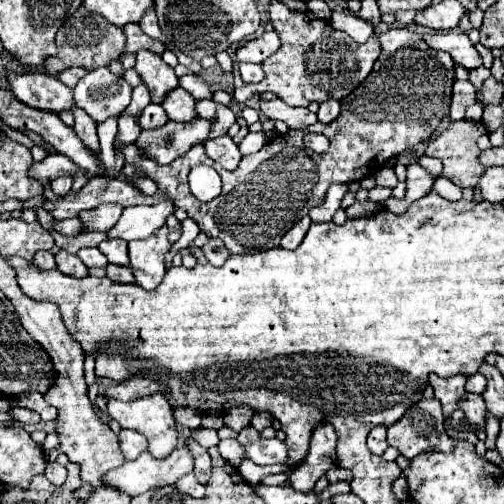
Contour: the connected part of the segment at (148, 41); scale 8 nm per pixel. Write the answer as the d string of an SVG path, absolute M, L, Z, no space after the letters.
M127 24L127 26L123 26L123 32L125 32L125 36L127 36L127 44L125 44L123 56L135 54L139 48L149 48L149 50L159 52L159 54L163 54L163 50L165 50L163 42L153 40L153 38L149 38L147 34L143 34L141 28L139 28L139 24Z

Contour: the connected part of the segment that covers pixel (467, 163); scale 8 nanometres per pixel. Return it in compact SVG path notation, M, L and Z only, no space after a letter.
M451 122L449 128L429 142L427 156L443 162L441 176L461 188L473 188L481 178L485 166L479 164L477 138L485 134L483 124L473 122Z

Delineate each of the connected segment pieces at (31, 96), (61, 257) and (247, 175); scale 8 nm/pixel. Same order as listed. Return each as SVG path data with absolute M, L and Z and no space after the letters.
M7 70L11 92L23 104L49 112L69 110L73 102L73 90L67 88L57 76L43 72L21 72L13 74Z
M61 250L57 256L57 270L67 274L67 276L73 276L73 278L85 278L87 276L87 266L79 260L79 256L73 256L65 250Z
M389 28L379 32L377 40L381 44L381 56L371 74L341 100L341 114L333 122L317 122L311 128L311 132L321 132L331 142L329 150L323 154L303 146L303 136L307 134L305 128L279 134L259 152L243 156L235 172L211 164L223 180L221 194L211 202L197 200L189 192L187 182L187 174L193 166L209 164L203 144L195 144L187 154L179 156L179 160L161 166L143 156L133 142L119 148L125 164L139 164L139 170L159 186L159 192L167 194L175 206L183 208L209 238L221 238L231 254L255 254L275 248L283 238L281 234L285 234L299 218L307 216L313 206L323 204L331 184L351 184L373 176L389 162L389 158L429 140L449 112L451 86L455 82L455 64L451 56L429 48L421 34L407 28Z

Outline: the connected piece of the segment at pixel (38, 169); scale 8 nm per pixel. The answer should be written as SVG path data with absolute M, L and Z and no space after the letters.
M55 152L55 154L49 154L43 162L35 162L31 166L31 176L43 180L45 192L49 196L49 184L51 184L51 180L55 180L59 176L75 176L77 170L79 168L69 158L65 158L63 154Z

